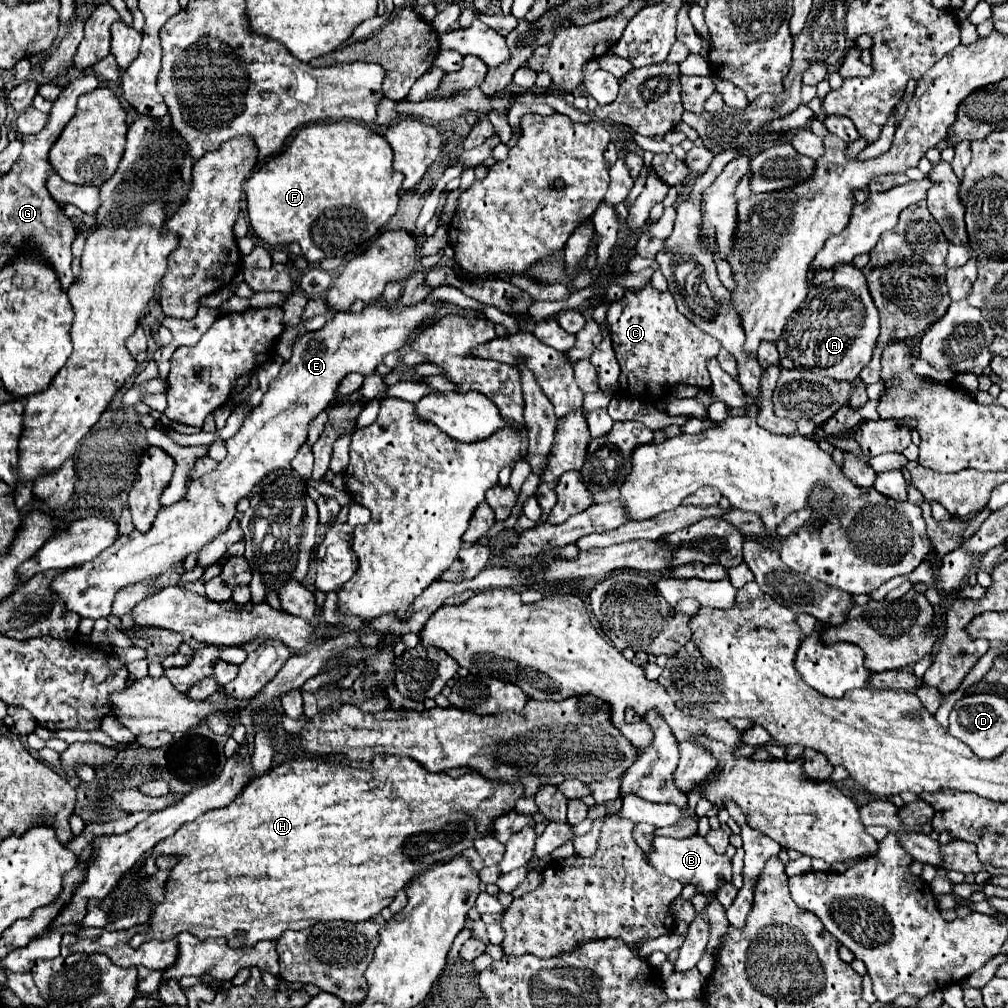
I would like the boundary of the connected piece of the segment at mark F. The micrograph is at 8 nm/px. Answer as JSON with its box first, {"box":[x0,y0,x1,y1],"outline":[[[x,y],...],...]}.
{"box":[247,121,404,263],"outline":[[[331,121],[299,129],[285,153],[269,157],[247,181],[247,213],[255,235],[269,245],[299,243],[305,259],[311,263],[355,251],[397,213],[404,175],[393,171],[391,161],[393,153],[387,141],[361,123]]]}

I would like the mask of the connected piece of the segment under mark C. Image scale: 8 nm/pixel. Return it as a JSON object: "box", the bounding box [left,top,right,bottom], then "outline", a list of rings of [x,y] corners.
{"box":[607,285,721,399],"outline":[[[647,285],[639,293],[627,291],[623,299],[607,307],[607,323],[613,339],[613,349],[621,367],[617,381],[619,393],[629,399],[665,399],[681,383],[693,387],[709,387],[707,361],[721,349],[715,337],[695,329],[687,317],[675,309],[669,291],[661,293]]]}

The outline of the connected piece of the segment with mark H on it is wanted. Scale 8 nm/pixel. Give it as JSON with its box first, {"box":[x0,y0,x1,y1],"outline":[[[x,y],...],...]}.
{"box":[131,757,523,947],"outline":[[[335,757],[287,759],[285,763],[273,767],[269,773],[265,773],[257,779],[251,779],[229,805],[213,809],[211,813],[205,813],[203,817],[199,817],[199,821],[191,821],[191,825],[183,825],[183,829],[179,829],[179,833],[167,837],[167,841],[161,841],[161,845],[157,845],[153,849],[155,857],[159,853],[173,853],[179,857],[179,863],[173,867],[171,879],[167,881],[165,901],[161,905],[155,905],[155,909],[153,909],[153,917],[149,921],[149,933],[135,935],[131,939],[131,945],[139,947],[145,939],[167,941],[183,931],[195,933],[197,937],[227,937],[227,941],[231,941],[231,945],[255,945],[257,941],[263,941],[263,939],[275,941],[287,929],[299,931],[299,929],[311,927],[319,921],[337,921],[337,919],[353,921],[353,923],[367,921],[373,915],[381,913],[381,909],[389,907],[391,901],[395,899],[397,891],[405,889],[411,883],[411,879],[415,877],[415,873],[423,873],[425,869],[429,869],[435,863],[451,861],[453,857],[461,855],[465,849],[473,847],[475,837],[491,835],[493,821],[501,815],[507,815],[509,811],[513,811],[515,801],[519,797],[523,797],[521,781],[515,781],[515,783],[489,781],[477,771],[469,771],[463,777],[453,779],[447,773],[431,773],[431,771],[423,769],[423,765],[419,765],[417,761],[411,761],[411,757],[375,757],[369,771],[343,767],[339,763],[339,759],[335,759]]]}

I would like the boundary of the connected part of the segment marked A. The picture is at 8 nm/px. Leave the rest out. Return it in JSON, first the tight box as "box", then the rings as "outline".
{"box":[777,263,879,381],"outline":[[[839,263],[833,267],[835,275],[829,283],[821,283],[817,287],[811,287],[805,305],[801,305],[791,317],[787,319],[785,331],[777,339],[777,349],[781,357],[781,367],[783,369],[803,369],[803,371],[813,371],[819,375],[827,375],[837,381],[855,381],[861,373],[861,369],[871,361],[871,353],[875,349],[877,337],[879,337],[879,313],[871,301],[865,277],[861,269],[857,269],[851,263]]]}

